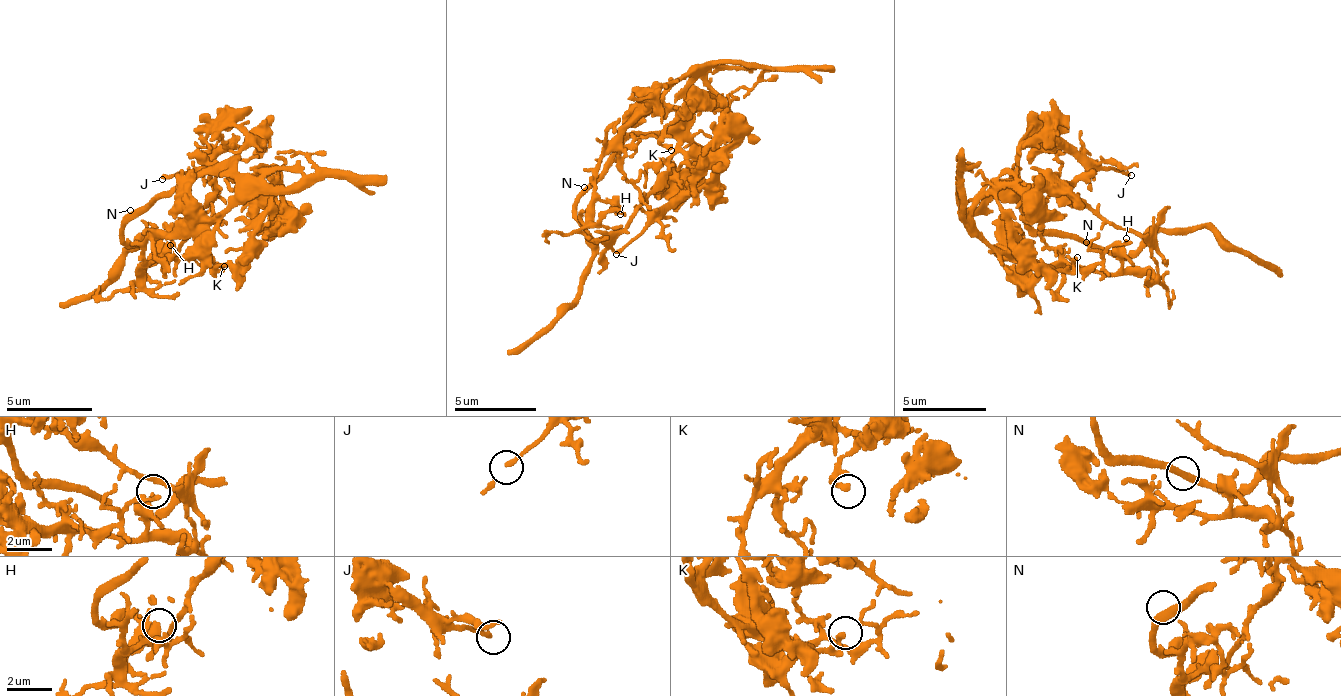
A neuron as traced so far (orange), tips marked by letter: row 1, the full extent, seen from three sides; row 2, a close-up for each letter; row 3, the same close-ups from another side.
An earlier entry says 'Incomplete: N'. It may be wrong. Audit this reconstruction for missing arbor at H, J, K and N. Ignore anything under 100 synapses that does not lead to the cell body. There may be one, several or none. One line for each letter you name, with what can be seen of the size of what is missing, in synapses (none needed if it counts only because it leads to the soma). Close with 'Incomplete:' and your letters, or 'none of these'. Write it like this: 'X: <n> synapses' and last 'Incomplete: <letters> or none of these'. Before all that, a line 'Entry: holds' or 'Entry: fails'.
Entry: fails
Incomplete: none of these

